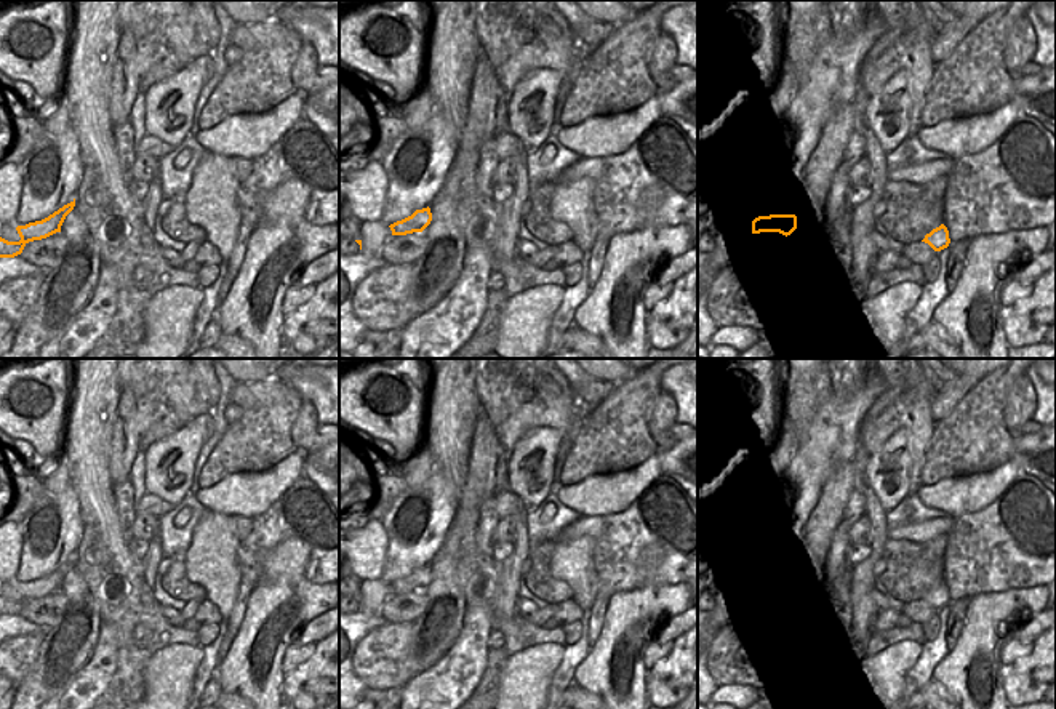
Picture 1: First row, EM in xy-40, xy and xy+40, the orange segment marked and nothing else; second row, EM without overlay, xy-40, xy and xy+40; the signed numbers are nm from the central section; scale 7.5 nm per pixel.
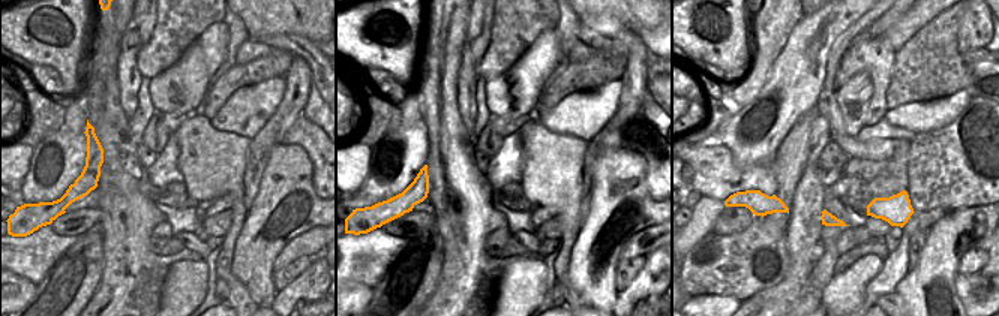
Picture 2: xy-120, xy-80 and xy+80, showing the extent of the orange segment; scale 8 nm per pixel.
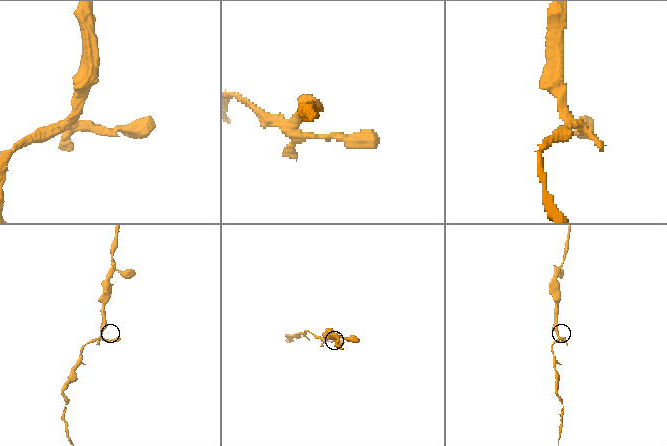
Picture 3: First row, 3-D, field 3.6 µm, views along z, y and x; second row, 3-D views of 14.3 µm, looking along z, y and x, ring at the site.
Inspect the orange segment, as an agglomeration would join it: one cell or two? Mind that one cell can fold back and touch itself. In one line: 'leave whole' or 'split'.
split

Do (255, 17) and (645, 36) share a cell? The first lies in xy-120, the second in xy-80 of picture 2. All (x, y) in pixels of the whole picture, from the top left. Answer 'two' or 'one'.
two

